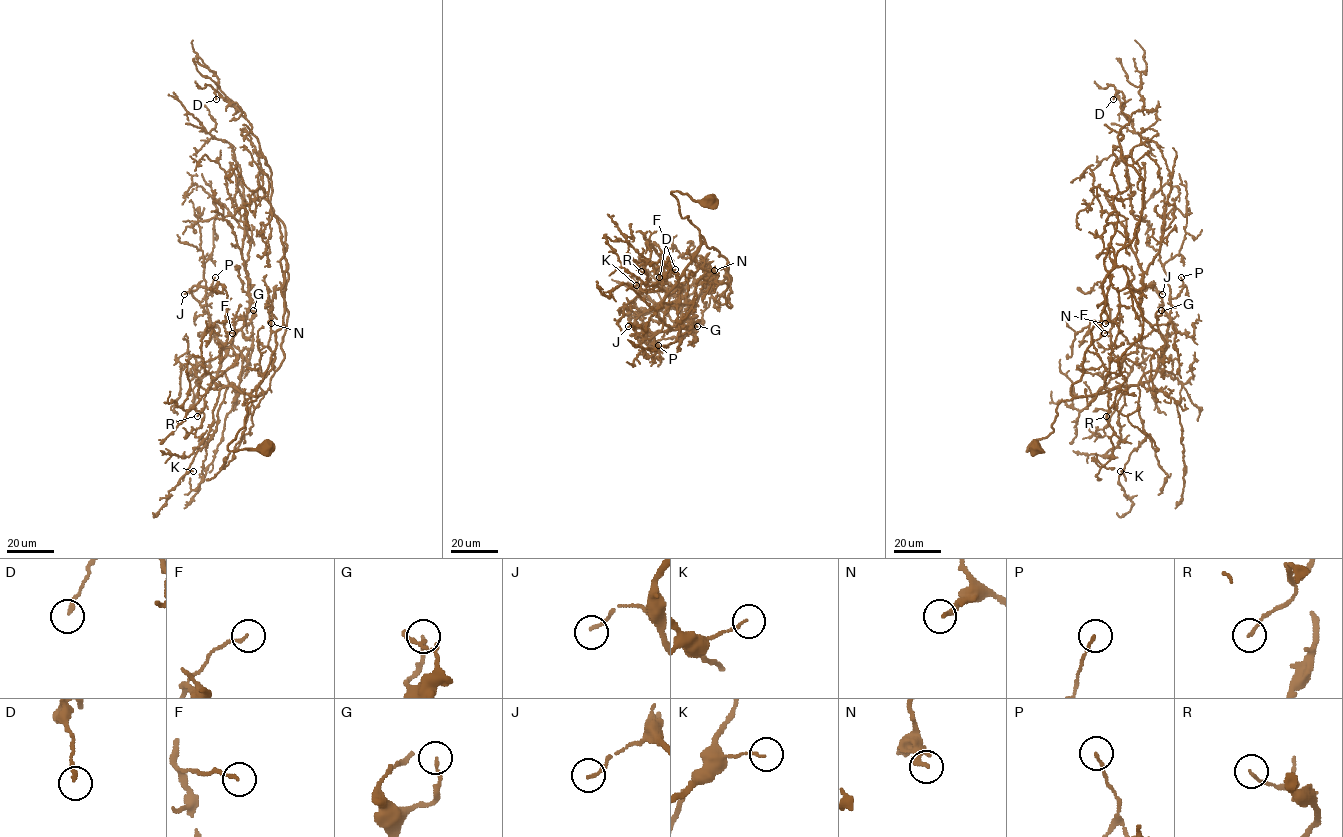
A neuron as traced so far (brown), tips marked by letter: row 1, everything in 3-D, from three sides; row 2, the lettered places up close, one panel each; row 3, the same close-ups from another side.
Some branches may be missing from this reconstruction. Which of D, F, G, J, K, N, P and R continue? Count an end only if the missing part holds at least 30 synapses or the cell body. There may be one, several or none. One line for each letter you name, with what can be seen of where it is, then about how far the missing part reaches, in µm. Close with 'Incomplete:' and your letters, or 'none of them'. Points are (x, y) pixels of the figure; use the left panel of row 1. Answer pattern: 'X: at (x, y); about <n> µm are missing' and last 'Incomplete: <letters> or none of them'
G: at (253, 310); about 35 µm are missing
Incomplete: G

